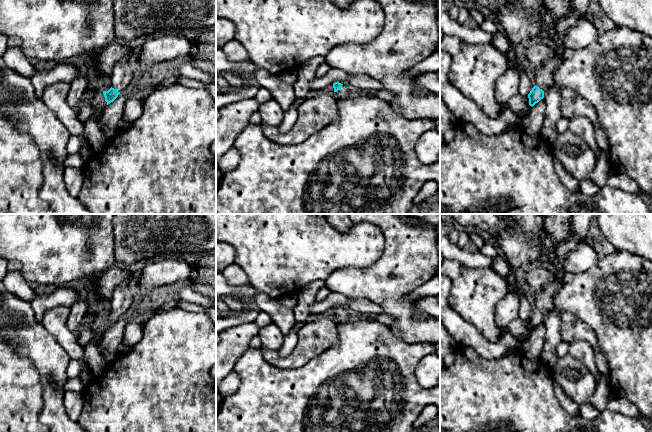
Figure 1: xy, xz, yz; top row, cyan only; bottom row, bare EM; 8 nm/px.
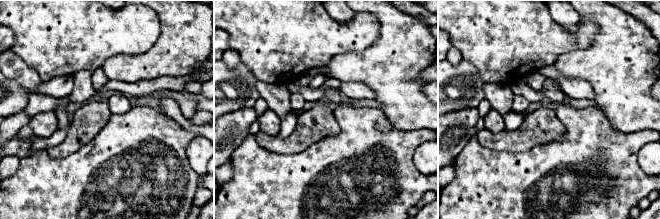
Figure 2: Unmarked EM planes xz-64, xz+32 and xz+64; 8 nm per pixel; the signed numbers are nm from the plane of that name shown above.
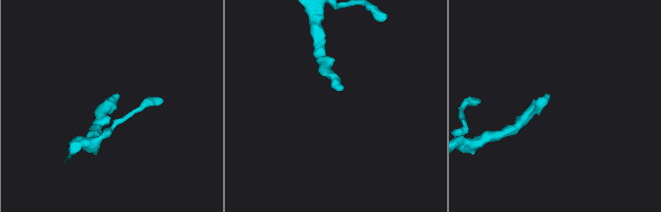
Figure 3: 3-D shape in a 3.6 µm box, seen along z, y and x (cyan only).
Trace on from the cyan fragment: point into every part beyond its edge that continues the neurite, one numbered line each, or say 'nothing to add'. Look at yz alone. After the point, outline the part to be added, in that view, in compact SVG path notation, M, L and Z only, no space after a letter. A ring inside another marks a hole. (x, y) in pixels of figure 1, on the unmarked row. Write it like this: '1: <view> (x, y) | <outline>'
1: yz (580, 223) | M573 214L571 232L567 240L562 241L556 252L555 260L549 268L555 272L555 278L542 289L536 291L536 310L546 316L554 308L554 297L568 276L563 267L569 252L574 250L587 236L593 214Z

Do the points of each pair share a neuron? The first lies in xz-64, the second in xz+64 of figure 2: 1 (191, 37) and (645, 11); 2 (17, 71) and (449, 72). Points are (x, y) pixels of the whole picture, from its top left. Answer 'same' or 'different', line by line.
1: different
2: different

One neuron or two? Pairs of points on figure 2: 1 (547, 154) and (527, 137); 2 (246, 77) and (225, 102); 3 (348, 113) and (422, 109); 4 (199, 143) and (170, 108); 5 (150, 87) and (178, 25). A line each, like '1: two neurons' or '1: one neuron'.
1: two neurons
2: one neuron
3: two neurons
4: two neurons
5: two neurons

